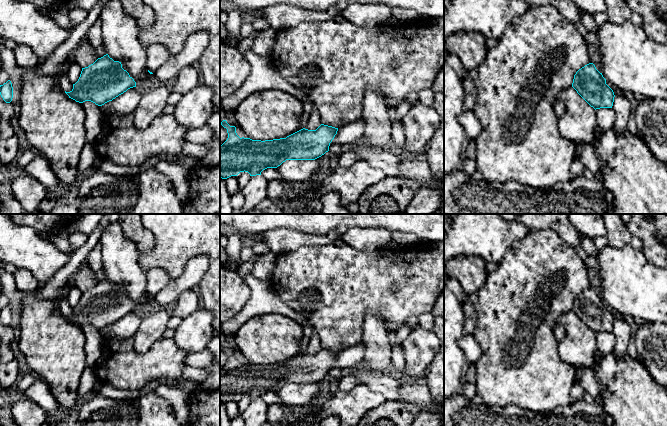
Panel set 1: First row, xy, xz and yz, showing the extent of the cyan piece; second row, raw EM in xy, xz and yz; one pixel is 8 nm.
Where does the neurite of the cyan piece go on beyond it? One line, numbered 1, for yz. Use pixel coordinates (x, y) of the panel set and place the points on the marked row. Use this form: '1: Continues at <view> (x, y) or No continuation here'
1: No continuation here

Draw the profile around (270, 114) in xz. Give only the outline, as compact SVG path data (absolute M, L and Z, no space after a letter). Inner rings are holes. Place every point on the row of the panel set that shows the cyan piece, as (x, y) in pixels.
M263 90L242 101L234 112L234 118L250 139L265 141L286 138L303 129L300 125L302 114L303 104L296 97L281 90Z

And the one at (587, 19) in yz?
M579 8L579 12L582 24L584 25L589 34L592 34L596 29L599 28L596 22L594 21L593 14L585 11L582 8Z

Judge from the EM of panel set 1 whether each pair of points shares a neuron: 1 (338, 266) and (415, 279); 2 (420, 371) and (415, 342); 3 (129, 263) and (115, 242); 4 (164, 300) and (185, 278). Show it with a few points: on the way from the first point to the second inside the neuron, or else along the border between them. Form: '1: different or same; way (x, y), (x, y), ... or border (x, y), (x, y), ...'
1: same; way (357, 279), (396, 279)
2: same; way (418, 364), (418, 349)
3: same; way (124, 258), (115, 247)
4: same; way (168, 295), (180, 283)

